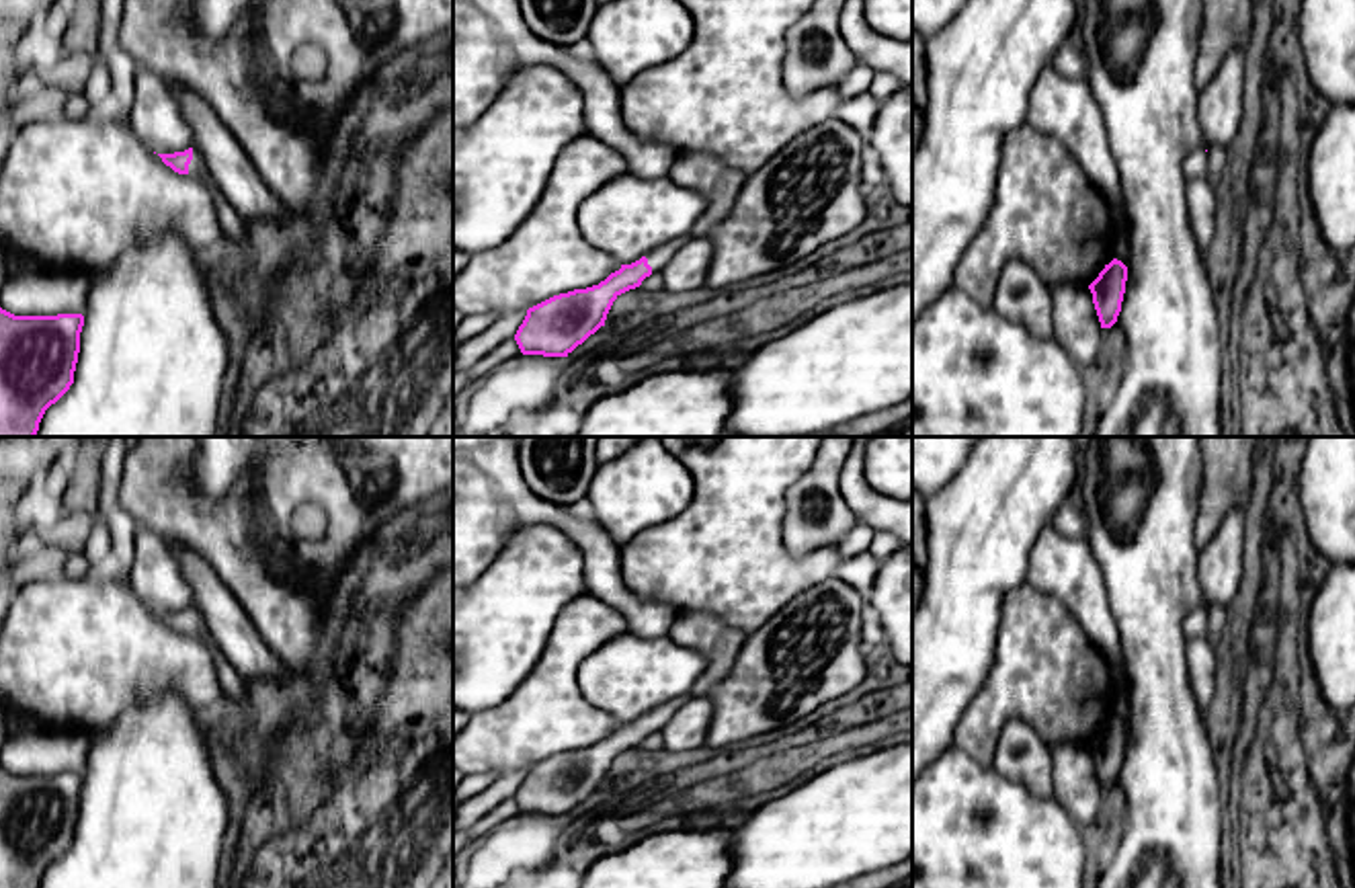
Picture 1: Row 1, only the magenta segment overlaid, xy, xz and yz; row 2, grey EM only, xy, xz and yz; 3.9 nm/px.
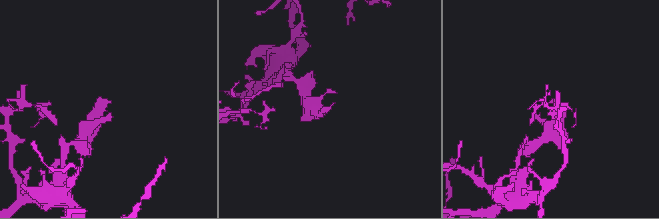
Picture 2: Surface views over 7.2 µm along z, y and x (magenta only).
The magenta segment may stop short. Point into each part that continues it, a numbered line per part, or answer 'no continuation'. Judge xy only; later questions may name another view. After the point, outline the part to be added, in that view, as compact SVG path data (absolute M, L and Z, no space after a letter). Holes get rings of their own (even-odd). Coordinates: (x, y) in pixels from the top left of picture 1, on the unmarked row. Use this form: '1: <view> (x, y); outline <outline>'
1: xy (197, 626); outline M193 607L193 619L189 623L189 636L199 638L199 636L207 636L207 634L209 634L209 625L207 625L203 613L197 607Z

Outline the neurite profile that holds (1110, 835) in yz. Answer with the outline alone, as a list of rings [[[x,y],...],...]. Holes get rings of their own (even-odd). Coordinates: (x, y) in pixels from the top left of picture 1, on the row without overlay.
[[[1117,781],[1111,788],[1115,800],[1115,814],[1103,829],[1097,829],[1097,841],[1101,843],[1101,863],[1107,861],[1109,855],[1115,851],[1125,822],[1125,794],[1117,785]]]

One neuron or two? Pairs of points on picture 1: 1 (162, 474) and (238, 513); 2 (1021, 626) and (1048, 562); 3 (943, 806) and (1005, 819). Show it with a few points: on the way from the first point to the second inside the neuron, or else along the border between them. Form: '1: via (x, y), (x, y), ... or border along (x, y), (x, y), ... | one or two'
1: via (179, 495), (197, 513), (218, 513) | one
2: border along (1028, 581), (1054, 595), (1077, 618) | two
3: via (960, 806), (991, 802) | one

